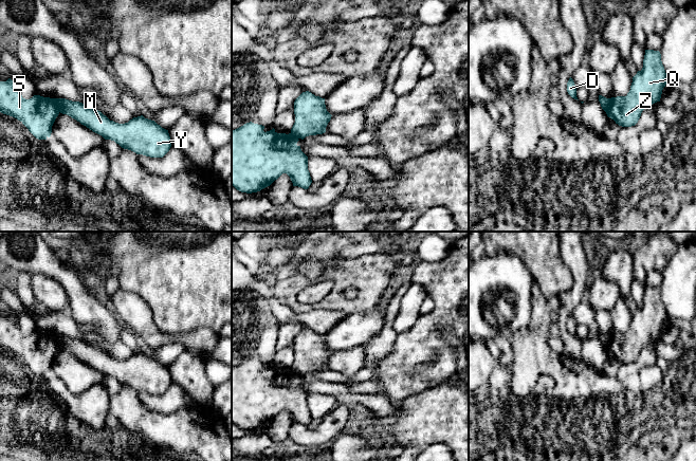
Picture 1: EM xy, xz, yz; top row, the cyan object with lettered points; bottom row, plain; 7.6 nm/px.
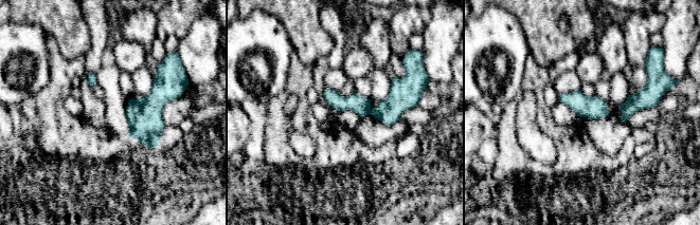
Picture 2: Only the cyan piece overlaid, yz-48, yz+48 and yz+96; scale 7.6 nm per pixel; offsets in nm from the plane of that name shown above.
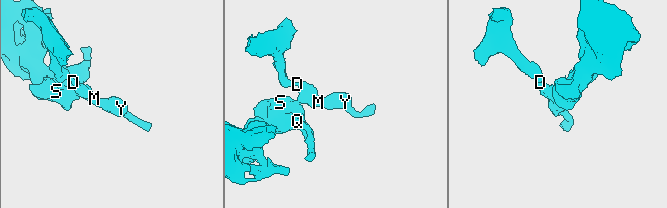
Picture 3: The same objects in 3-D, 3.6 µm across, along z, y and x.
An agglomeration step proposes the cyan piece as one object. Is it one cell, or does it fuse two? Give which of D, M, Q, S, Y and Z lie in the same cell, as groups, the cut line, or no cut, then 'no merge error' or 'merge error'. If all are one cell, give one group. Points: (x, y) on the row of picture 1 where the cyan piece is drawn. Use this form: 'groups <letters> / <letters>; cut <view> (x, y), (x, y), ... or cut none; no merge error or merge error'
groups D M Y / Q S Z; cut xy (56, 98), (59, 111); merge error

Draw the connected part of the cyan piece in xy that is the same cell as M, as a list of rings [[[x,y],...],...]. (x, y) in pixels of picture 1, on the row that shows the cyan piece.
[[[57,98],[57,104],[60,113],[71,116],[105,140],[114,141],[122,148],[136,154],[163,158],[171,147],[168,130],[143,115],[118,124],[79,102]]]

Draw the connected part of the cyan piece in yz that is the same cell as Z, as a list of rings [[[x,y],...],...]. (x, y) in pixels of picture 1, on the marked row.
[[[645,50],[643,68],[633,77],[629,92],[626,96],[609,98],[607,116],[619,126],[635,126],[646,107],[660,102],[666,82],[660,52]]]

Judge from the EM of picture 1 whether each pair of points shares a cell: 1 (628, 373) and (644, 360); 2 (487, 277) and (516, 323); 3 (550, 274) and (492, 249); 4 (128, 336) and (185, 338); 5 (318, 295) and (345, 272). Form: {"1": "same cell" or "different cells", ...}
{"1": "same cell", "2": "same cell", "3": "same cell", "4": "different cells", "5": "different cells"}

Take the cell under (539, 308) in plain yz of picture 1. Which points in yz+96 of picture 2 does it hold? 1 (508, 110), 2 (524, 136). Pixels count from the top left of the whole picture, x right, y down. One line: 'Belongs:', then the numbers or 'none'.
Belongs: 1

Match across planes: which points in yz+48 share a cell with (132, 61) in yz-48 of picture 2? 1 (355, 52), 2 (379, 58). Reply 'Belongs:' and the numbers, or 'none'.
Belongs: 1

